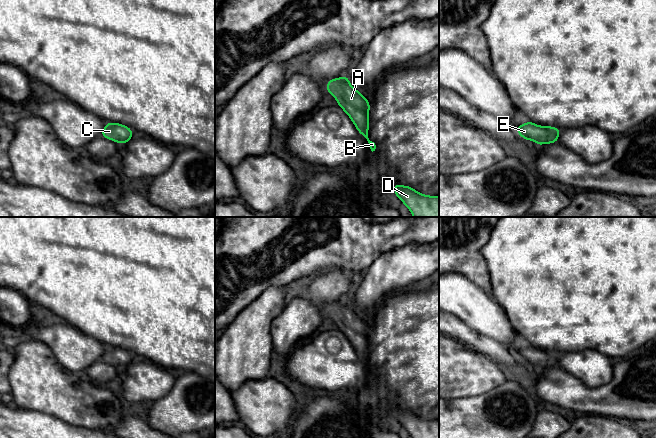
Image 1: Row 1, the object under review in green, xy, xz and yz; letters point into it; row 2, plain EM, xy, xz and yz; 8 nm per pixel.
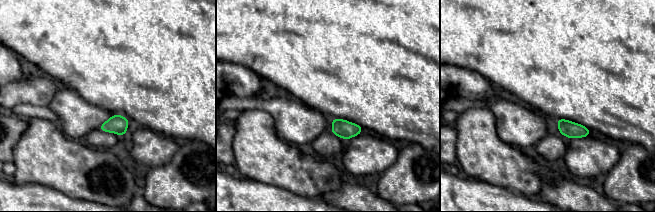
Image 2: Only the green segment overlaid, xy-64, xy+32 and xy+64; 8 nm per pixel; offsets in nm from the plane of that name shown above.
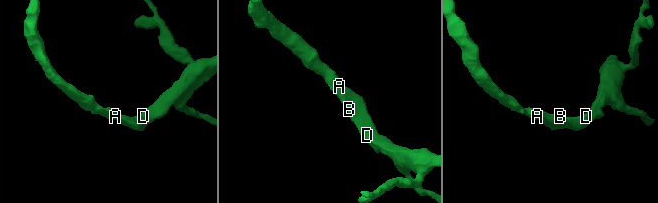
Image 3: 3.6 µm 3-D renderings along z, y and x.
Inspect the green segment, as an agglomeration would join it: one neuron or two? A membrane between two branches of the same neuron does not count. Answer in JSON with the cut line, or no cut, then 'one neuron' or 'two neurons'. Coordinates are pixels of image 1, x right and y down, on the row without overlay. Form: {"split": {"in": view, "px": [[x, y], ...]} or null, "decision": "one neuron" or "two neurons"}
{"split": null, "decision": "one neuron"}

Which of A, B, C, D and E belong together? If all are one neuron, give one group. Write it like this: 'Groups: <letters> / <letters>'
Groups: A B C D E

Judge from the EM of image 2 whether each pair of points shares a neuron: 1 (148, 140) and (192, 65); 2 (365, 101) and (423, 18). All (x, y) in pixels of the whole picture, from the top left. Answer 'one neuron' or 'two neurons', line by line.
1: two neurons
2: one neuron

